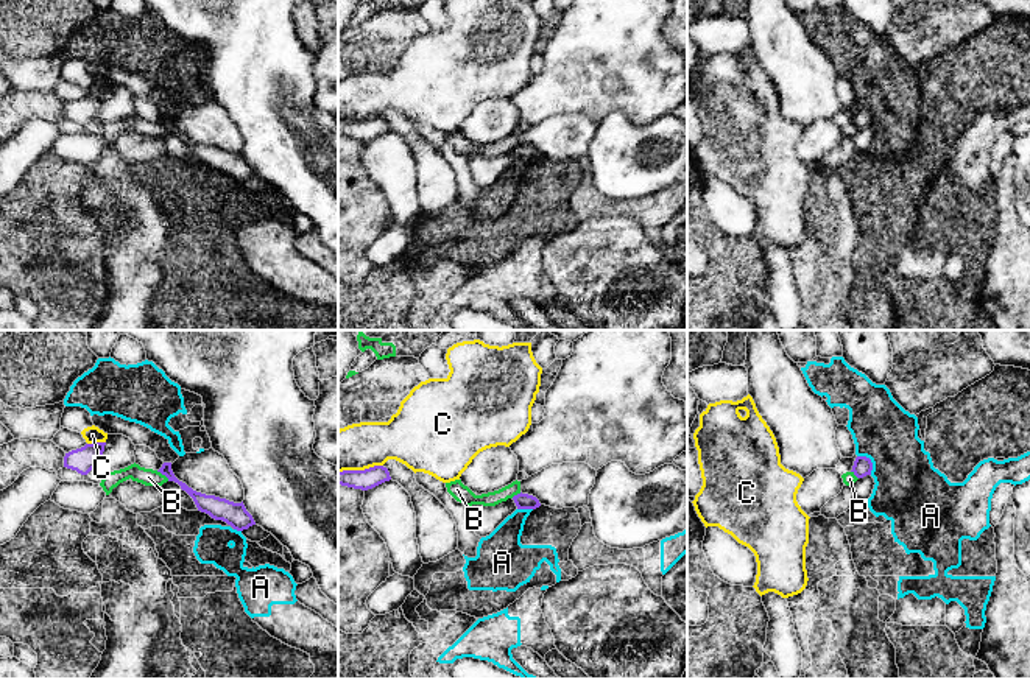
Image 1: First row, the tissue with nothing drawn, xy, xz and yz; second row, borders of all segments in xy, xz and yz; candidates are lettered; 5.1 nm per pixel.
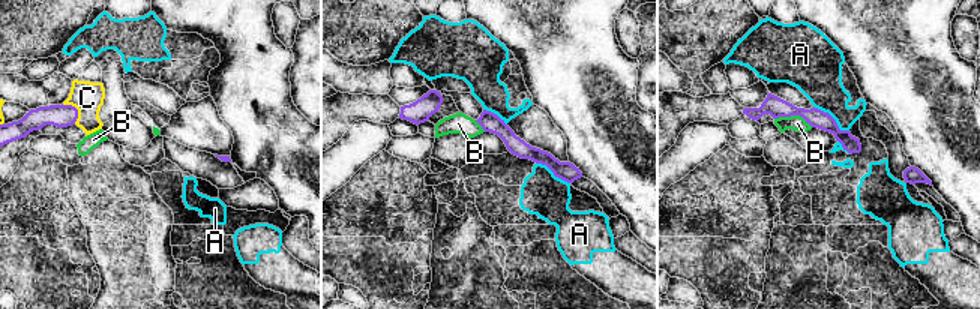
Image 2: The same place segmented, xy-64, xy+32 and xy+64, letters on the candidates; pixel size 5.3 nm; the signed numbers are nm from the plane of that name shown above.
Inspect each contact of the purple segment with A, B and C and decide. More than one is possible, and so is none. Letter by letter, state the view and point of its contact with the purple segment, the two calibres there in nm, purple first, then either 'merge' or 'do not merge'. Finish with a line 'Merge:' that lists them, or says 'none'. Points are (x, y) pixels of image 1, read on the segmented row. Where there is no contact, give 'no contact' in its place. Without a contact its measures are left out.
A: yz (870, 461) | 100/360 nm | do not merge
B: xy (162, 474) | 80/90 nm | do not merge
C: xy (97, 443) | 130/90 nm | do not merge
Merge: none

